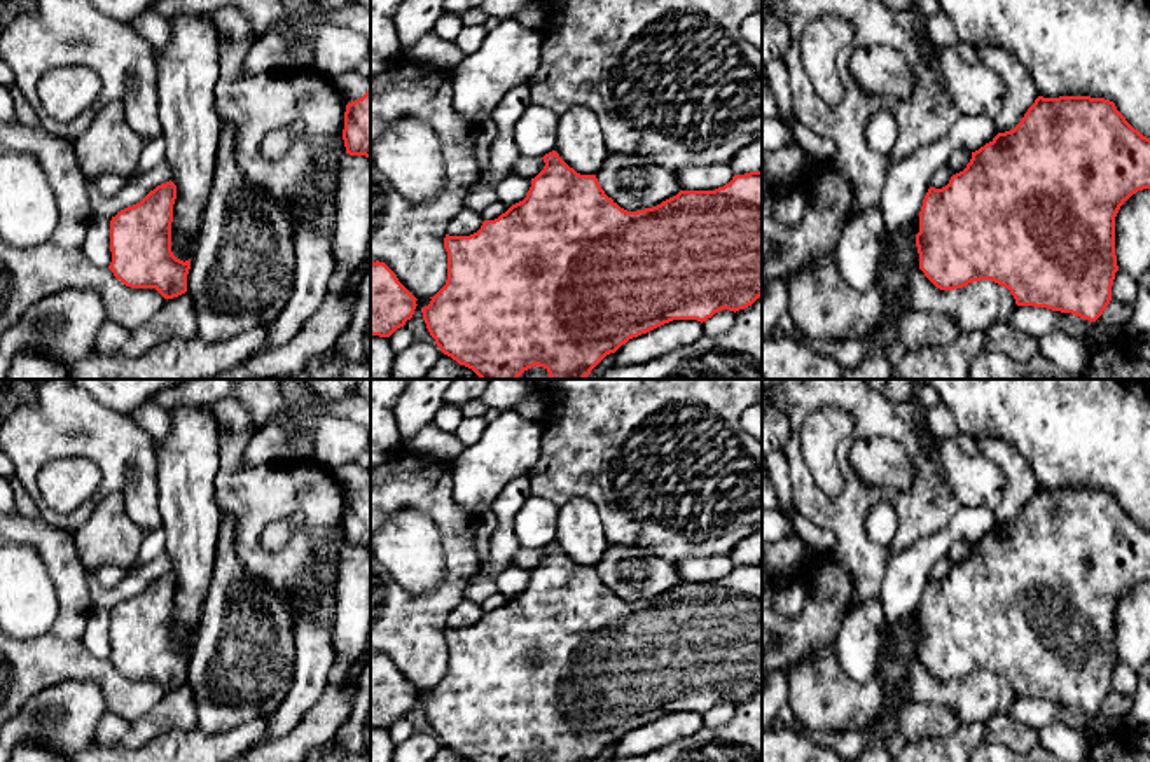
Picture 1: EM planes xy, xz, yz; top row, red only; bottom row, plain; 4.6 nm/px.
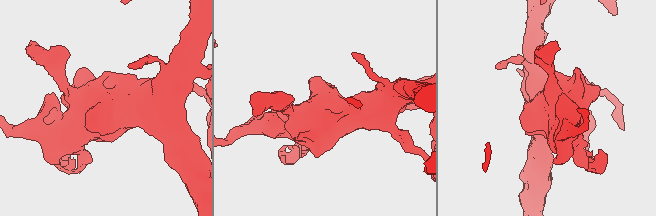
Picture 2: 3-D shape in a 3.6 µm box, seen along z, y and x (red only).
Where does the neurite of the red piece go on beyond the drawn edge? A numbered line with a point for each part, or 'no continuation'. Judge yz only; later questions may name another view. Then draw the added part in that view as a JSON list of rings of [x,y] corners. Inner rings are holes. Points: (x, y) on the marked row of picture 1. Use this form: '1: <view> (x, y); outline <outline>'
no continuation

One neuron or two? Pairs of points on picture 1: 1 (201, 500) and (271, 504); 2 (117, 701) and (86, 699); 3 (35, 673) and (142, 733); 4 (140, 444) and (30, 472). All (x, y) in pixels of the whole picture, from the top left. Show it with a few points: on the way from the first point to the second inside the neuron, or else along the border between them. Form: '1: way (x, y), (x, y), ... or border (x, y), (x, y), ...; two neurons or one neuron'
1: border (221, 460), (215, 476), (215, 505), (219, 512); two neurons
2: border (70, 678), (93, 680), (100, 687), (107, 710); two neurons
3: border (107, 710), (124, 719), (140, 719), (149, 712); two neurons
4: way (112, 444), (53, 444); one neuron

